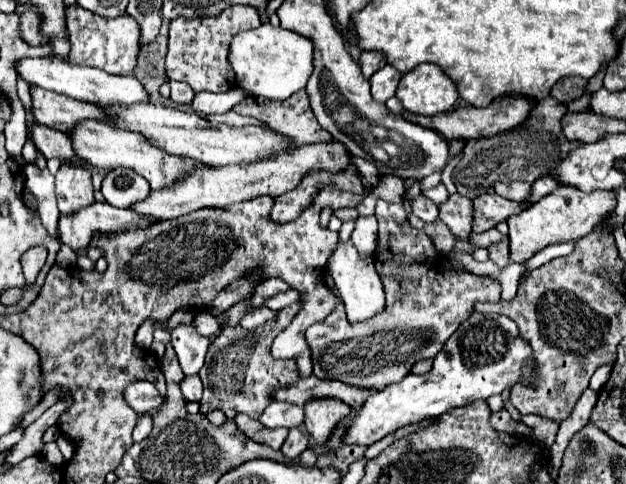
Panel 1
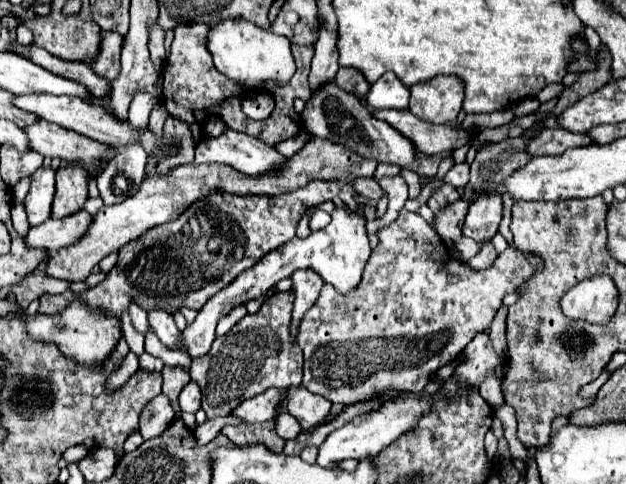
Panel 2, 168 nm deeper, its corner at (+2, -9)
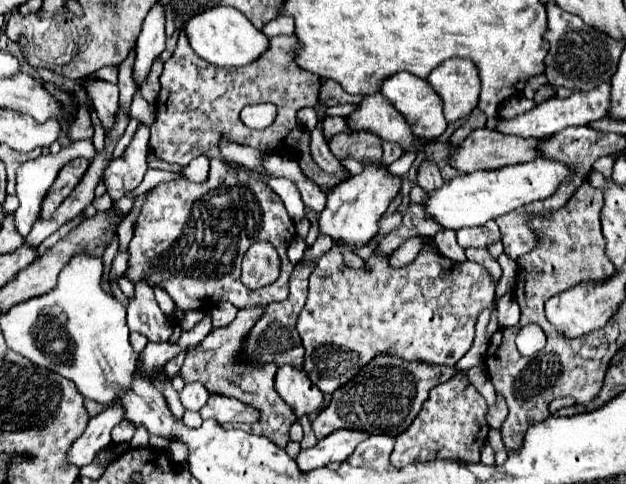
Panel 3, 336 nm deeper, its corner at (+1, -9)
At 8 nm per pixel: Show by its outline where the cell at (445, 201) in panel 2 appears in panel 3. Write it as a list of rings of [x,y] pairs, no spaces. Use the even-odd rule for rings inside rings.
[[[425,159],[419,165],[419,171],[417,171],[417,183],[419,183],[419,187],[423,187],[427,191],[431,191],[435,187],[441,187],[443,185],[443,177],[439,173],[439,167],[433,161]]]

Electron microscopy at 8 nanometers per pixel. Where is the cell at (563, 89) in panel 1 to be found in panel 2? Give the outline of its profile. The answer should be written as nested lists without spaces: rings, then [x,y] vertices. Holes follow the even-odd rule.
[[[558,83],[558,85],[548,85],[548,87],[544,87],[540,93],[538,93],[538,101],[540,103],[546,103],[546,101],[550,101],[550,99],[556,99],[560,93],[564,91],[564,85],[562,83]]]

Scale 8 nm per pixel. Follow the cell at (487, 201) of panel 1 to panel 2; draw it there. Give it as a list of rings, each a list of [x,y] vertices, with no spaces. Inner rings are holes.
[[[460,199],[456,203],[452,203],[450,207],[446,207],[446,211],[438,213],[436,215],[436,233],[442,237],[442,239],[452,239],[452,241],[460,241],[464,235],[462,235],[462,223],[464,223],[464,217],[466,217],[466,211],[468,211],[468,201],[466,199]]]

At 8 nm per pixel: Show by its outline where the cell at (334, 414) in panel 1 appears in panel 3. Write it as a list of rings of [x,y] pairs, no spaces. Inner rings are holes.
[[[281,365],[275,375],[275,391],[279,397],[289,403],[297,417],[313,415],[323,405],[323,393],[307,379],[303,369]]]

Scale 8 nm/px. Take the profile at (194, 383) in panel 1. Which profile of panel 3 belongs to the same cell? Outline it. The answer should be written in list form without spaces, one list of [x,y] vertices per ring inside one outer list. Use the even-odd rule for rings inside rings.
[[[189,383],[181,391],[181,403],[185,409],[191,411],[199,411],[207,403],[207,399],[209,399],[209,391],[201,383]]]

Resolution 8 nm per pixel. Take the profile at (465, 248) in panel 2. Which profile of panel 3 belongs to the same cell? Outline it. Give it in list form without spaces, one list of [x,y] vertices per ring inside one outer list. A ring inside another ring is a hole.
[[[441,229],[441,231],[437,231],[437,233],[439,233],[439,235],[435,235],[433,241],[435,241],[435,245],[439,247],[439,251],[441,251],[445,257],[457,261],[457,263],[465,261],[465,249],[457,245],[457,241],[455,241],[455,231]]]

